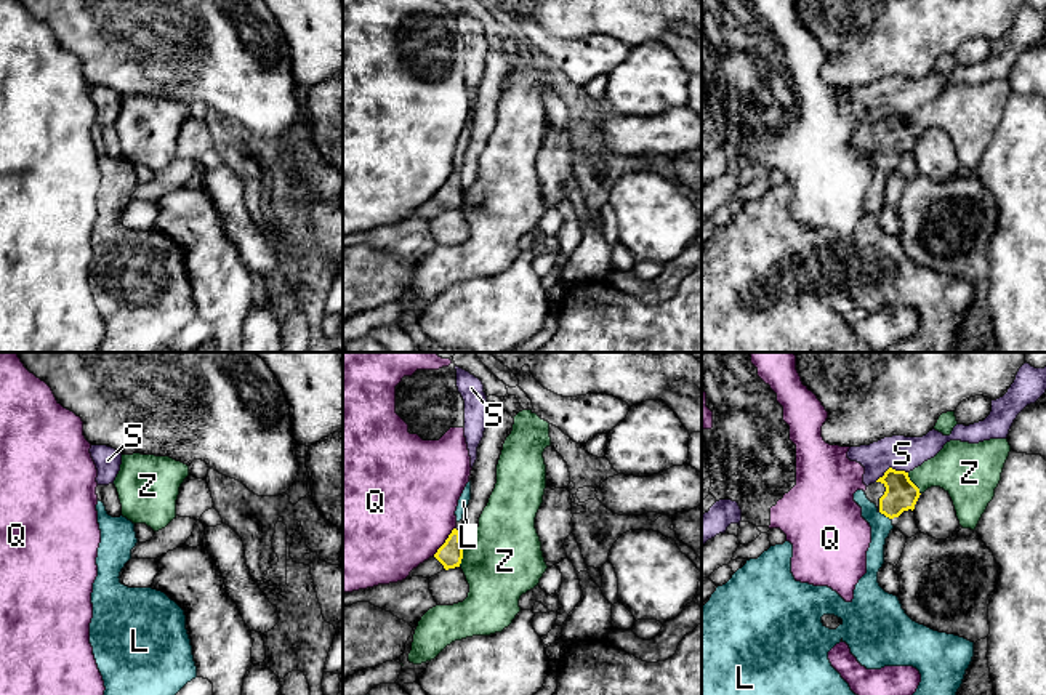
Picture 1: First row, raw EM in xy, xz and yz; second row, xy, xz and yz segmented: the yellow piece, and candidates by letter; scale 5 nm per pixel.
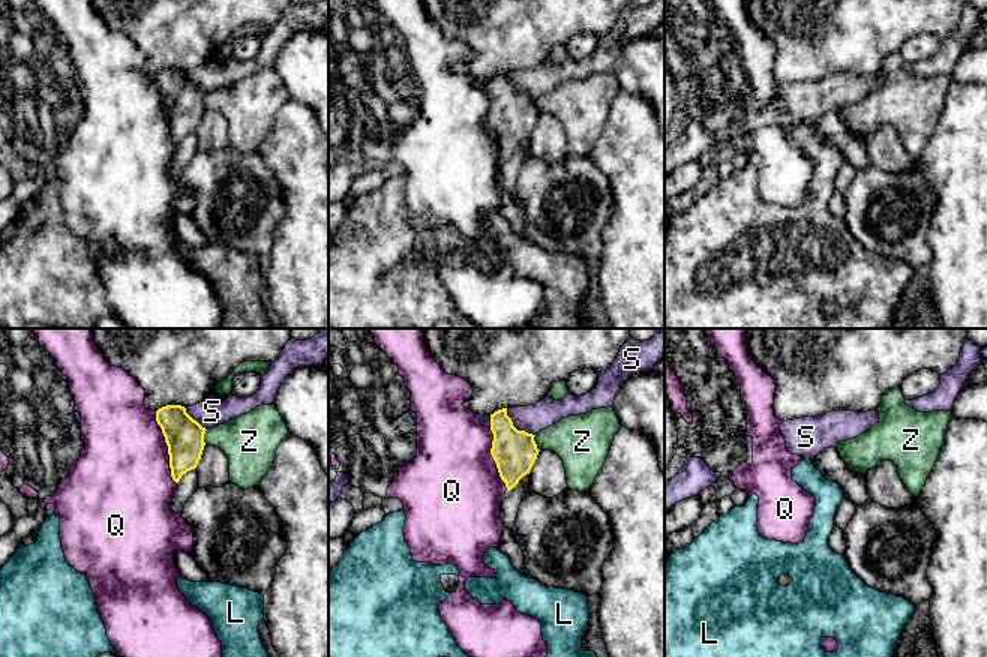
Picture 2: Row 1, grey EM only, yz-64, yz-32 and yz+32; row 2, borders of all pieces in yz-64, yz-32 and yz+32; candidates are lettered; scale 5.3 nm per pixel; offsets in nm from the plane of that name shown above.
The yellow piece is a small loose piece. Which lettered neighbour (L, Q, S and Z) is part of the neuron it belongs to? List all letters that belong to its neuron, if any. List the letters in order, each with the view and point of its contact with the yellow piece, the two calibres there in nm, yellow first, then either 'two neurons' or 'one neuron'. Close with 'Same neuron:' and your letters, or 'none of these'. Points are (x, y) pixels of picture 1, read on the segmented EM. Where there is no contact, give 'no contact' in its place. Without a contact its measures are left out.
L: contact yz (885, 514); calibres 160 and 110 nm; one neuron
Q: contact xz (446, 542); calibres 120 and 480 nm; two neurons
S: contact yz (891, 468); calibres 160 and 180 nm; two neurons
Z: contact yz (913, 484); calibres 160 and 280 nm; two neurons
Same neuron: L

